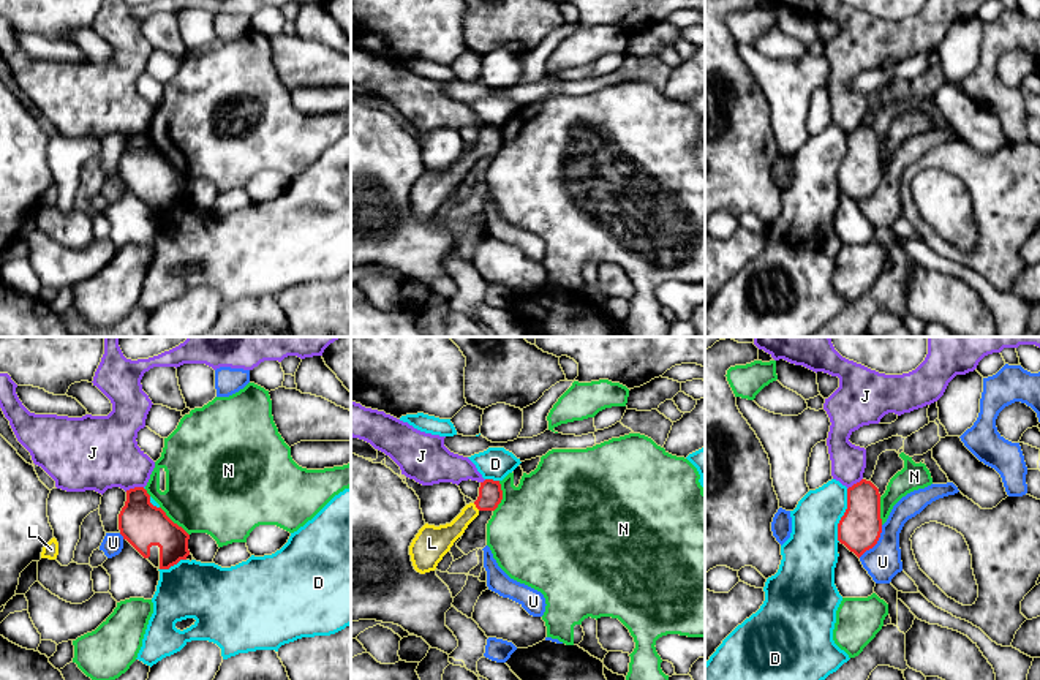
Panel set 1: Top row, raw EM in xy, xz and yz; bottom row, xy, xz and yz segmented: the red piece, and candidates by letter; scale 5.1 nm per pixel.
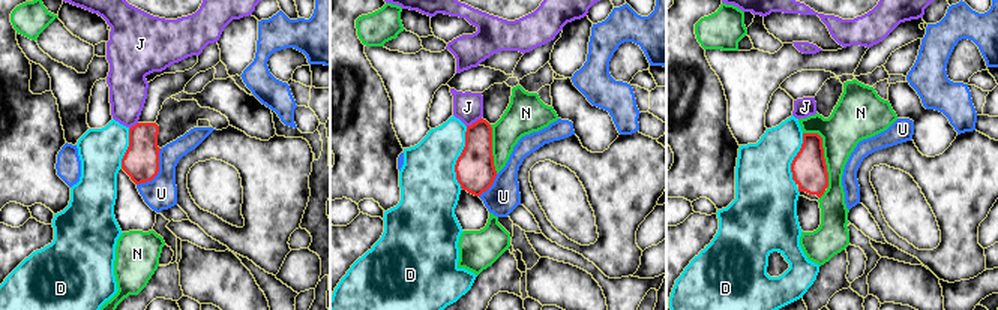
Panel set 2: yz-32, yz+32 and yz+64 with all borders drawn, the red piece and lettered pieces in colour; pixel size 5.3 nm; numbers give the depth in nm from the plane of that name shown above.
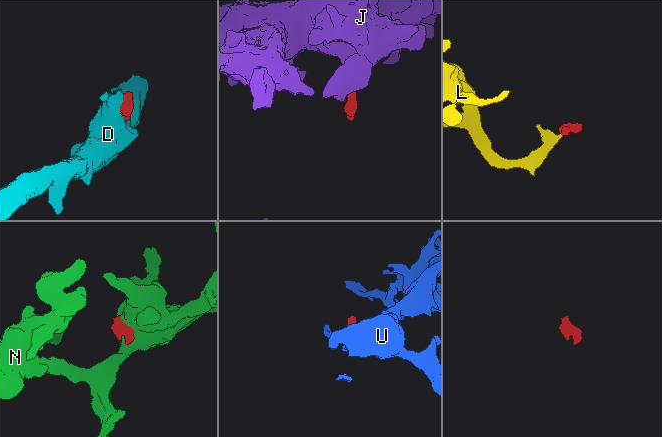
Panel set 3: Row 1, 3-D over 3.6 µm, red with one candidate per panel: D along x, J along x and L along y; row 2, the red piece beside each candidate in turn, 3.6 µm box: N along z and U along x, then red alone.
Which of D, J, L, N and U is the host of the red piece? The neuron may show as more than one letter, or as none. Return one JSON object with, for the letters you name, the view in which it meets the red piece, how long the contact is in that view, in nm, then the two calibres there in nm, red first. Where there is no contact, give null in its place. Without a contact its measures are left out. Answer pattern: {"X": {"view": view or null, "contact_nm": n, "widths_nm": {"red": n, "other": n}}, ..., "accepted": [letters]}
{"L": {"view": "xz", "contact_nm": 50, "widths_nm": {"red": 120, "other": 140}}, "accepted": ["L"]}

